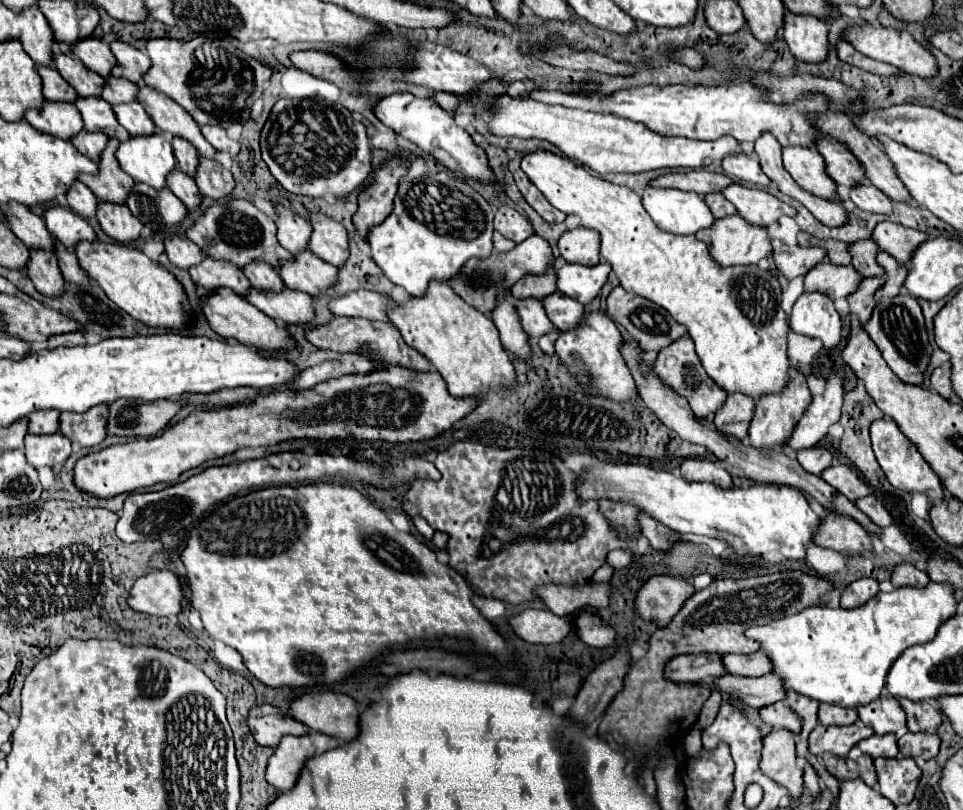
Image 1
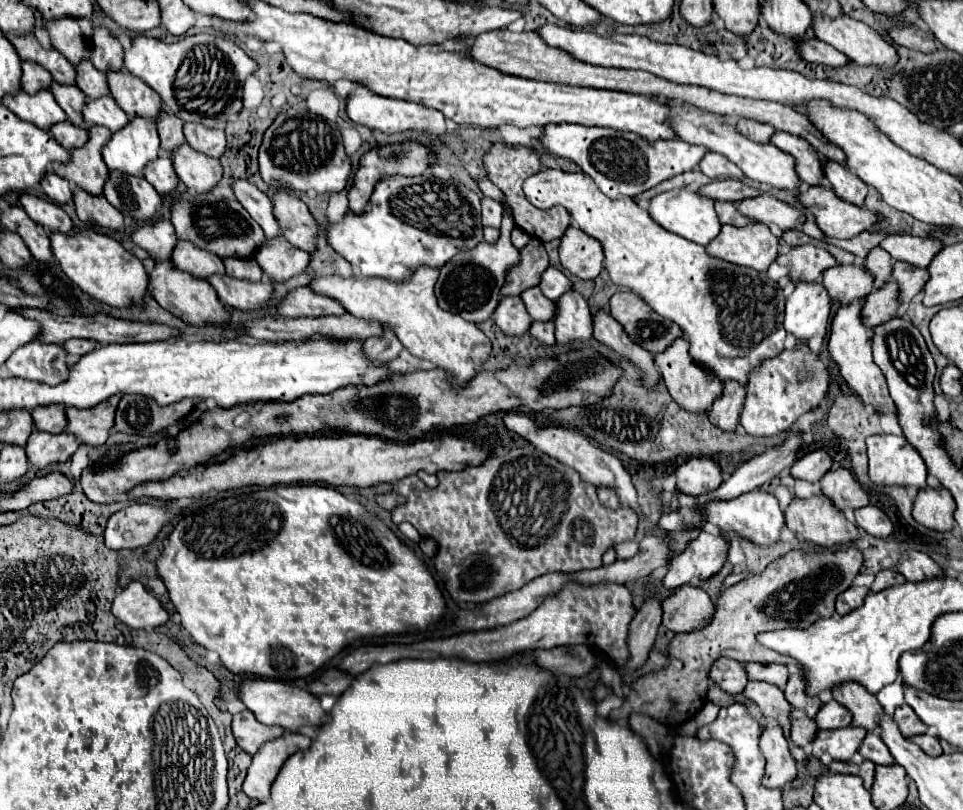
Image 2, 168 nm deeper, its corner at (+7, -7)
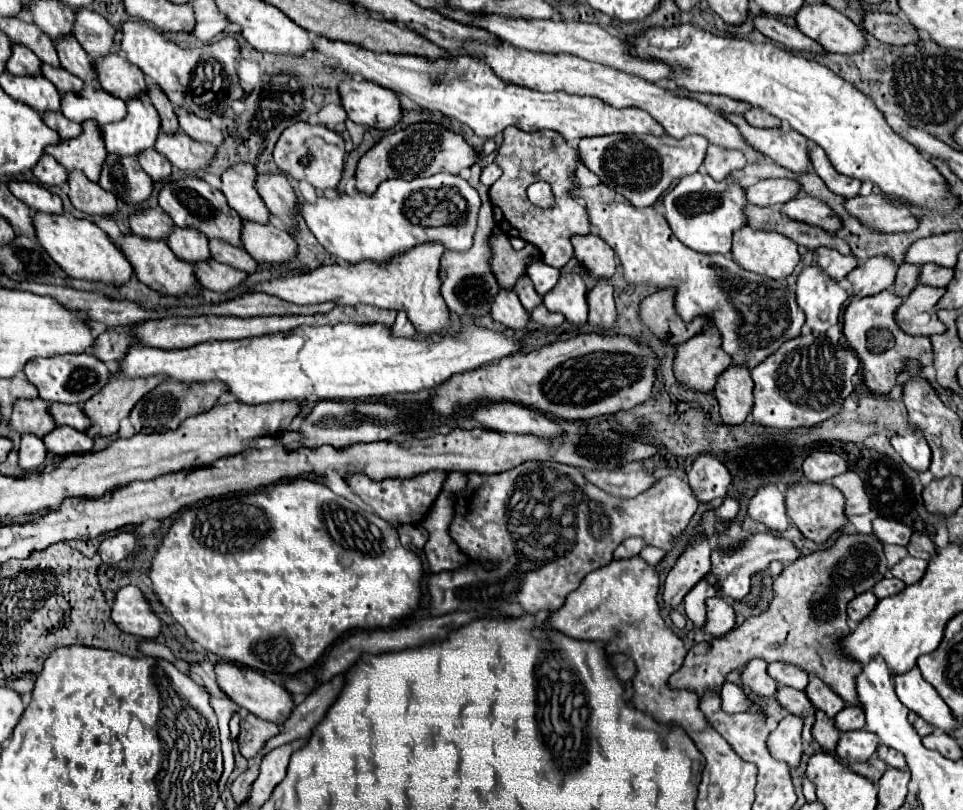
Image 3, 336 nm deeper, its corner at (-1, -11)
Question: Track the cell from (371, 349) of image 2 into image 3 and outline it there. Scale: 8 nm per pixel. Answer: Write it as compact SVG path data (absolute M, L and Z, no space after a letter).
M399 312L395 324L391 326L393 336L415 336L415 326L411 324L411 320L407 318L407 312Z

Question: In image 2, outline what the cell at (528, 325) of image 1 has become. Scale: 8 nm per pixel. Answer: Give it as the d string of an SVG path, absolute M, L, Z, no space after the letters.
M519 296L501 298L499 306L495 308L495 324L507 336L523 336L531 328L531 318L523 308L523 300Z

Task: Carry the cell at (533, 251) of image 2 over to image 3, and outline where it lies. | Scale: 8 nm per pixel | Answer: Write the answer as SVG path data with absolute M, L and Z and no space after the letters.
M491 234L489 236L491 248L491 270L501 288L513 288L519 276L525 274L527 266L533 262L531 254L537 252L535 246L527 244L523 250L513 250L507 234Z

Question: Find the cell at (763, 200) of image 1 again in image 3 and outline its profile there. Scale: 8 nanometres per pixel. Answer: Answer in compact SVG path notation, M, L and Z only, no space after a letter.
M803 194L799 198L789 200L787 204L781 204L779 208L793 220L801 220L805 224L819 226L831 234L835 234L843 224L843 220L823 200L817 200L813 196Z

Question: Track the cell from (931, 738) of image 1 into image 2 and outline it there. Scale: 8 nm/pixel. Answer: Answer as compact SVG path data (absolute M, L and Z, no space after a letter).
M921 734L921 736L913 736L909 738L913 744L917 744L923 752L927 752L929 756L939 756L941 754L941 746L939 746L939 740L937 736L933 734Z

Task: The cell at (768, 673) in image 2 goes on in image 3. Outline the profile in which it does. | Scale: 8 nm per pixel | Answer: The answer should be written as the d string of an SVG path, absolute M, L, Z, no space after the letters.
M783 662L769 664L769 674L779 682L779 686L791 686L797 690L805 690L809 682L809 674L803 672L803 668Z

